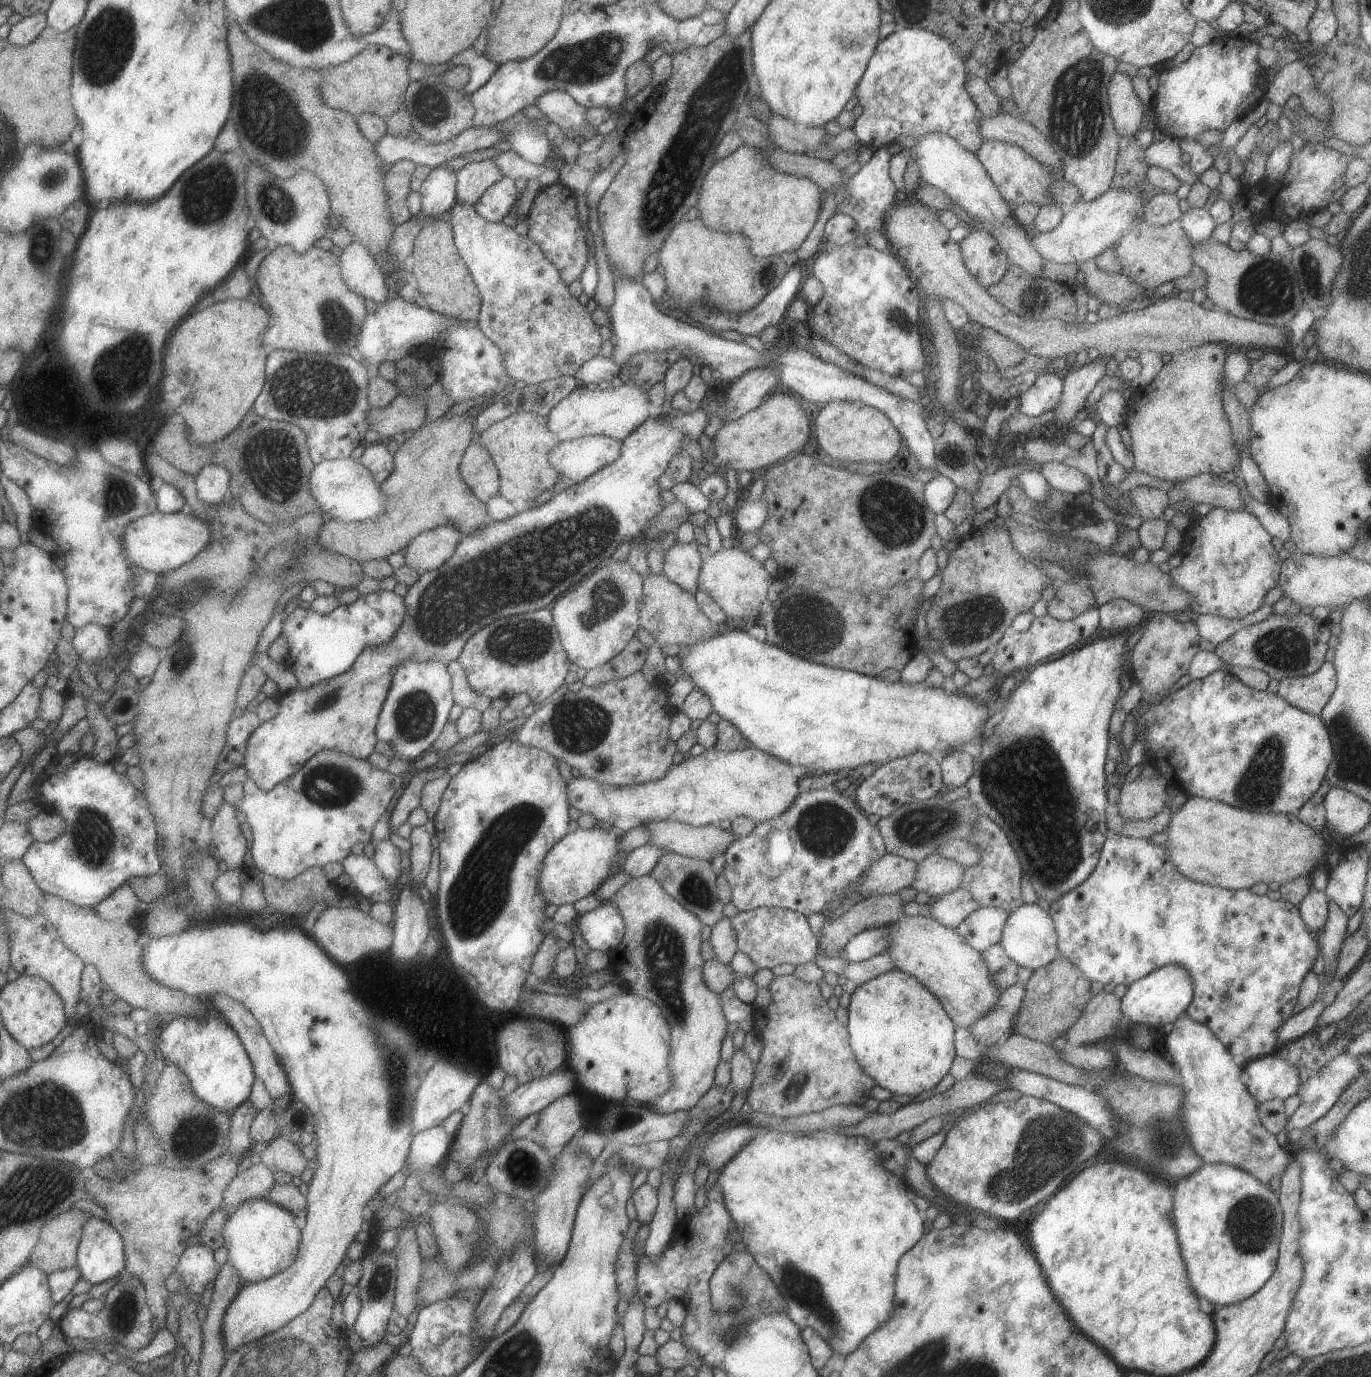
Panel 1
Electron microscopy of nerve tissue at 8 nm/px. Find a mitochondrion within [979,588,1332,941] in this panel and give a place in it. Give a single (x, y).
(1259, 787)

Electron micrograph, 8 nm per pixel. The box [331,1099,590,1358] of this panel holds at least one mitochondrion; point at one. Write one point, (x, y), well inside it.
(522, 1168)

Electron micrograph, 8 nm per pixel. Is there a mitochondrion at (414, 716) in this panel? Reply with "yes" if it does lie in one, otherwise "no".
yes

